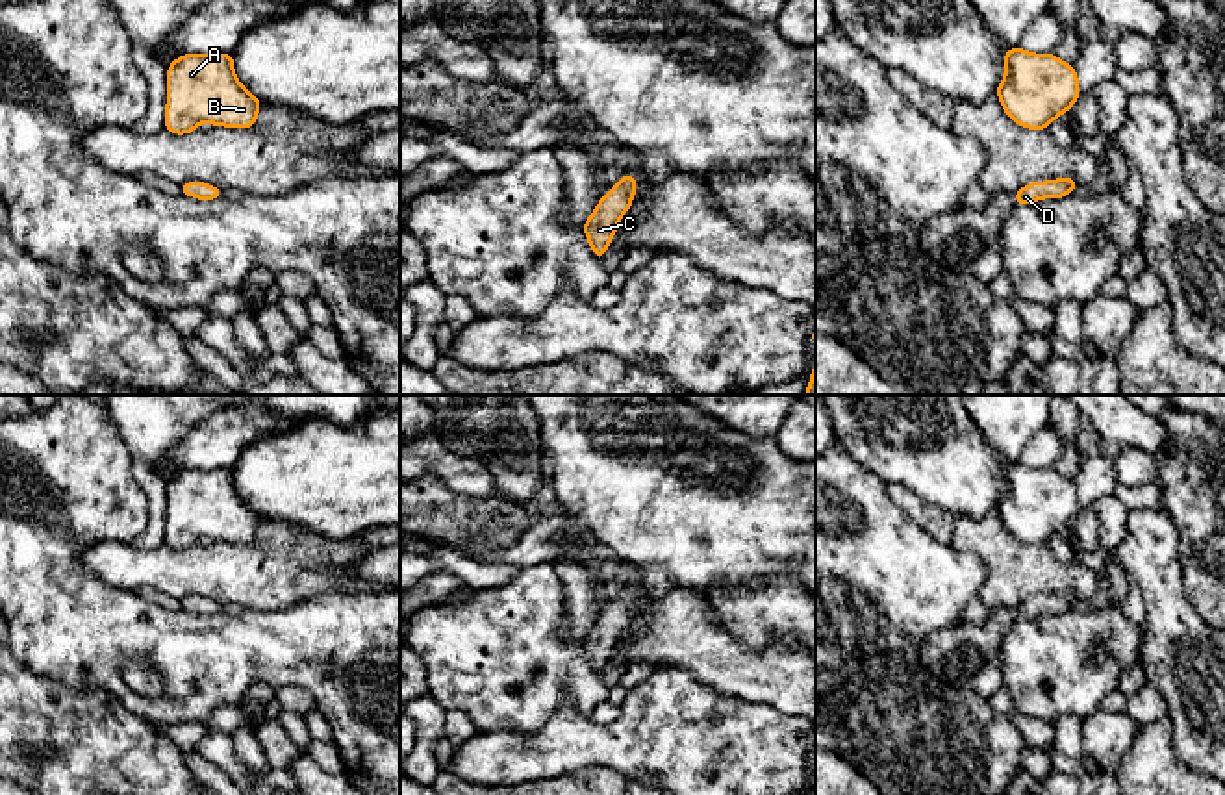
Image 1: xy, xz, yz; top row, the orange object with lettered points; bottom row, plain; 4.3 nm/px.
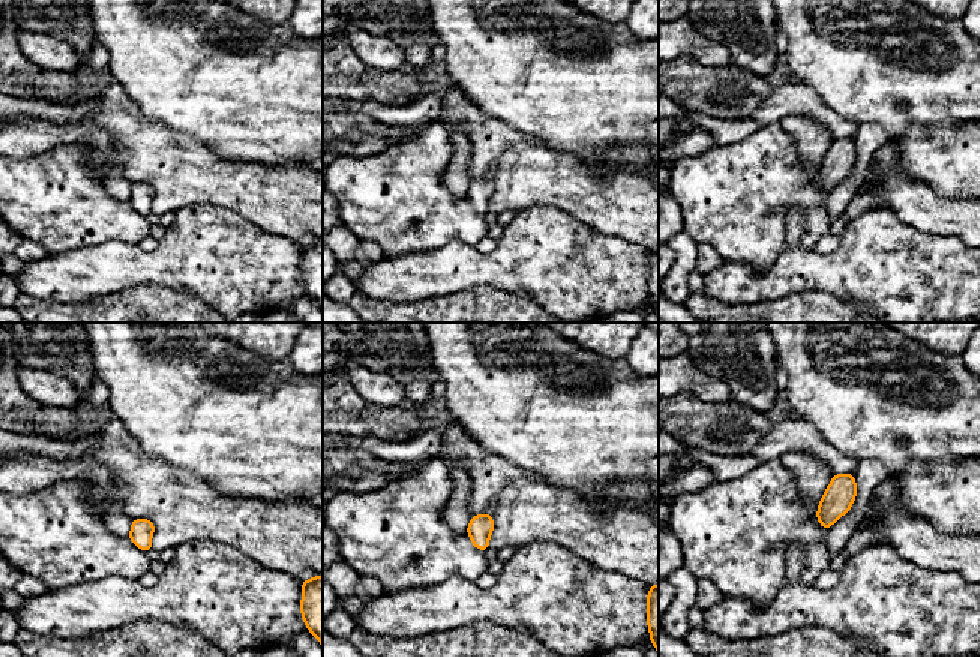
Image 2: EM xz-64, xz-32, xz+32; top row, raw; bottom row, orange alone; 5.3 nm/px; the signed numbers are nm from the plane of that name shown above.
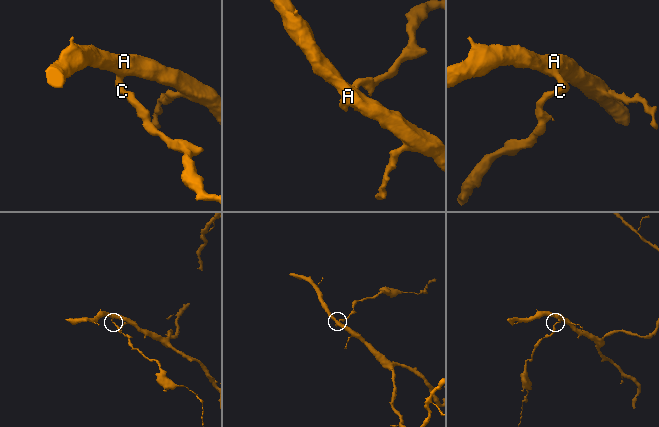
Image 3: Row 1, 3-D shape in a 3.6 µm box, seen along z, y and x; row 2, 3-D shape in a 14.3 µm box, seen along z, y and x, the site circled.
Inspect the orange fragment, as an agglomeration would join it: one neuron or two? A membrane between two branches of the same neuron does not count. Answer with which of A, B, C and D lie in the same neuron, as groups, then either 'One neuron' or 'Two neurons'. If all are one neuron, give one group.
Groups: A B C D. One neuron

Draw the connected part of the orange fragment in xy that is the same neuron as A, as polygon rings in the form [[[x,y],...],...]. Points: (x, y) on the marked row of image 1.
[[[183,54],[167,67],[165,130],[191,133],[200,122],[252,128],[263,104],[235,78],[232,54]]]

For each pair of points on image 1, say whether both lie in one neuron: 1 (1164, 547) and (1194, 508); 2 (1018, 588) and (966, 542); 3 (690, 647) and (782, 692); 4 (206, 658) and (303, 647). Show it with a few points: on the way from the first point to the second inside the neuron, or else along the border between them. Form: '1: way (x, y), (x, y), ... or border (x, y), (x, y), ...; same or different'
1: border (1161, 504), (1177, 532), (1177, 556), (1183, 573); different
2: way (1010, 573), (981, 543); same
3: way (712, 653), (736, 671), (760, 675); same
4: way (230, 651), (241, 647), (278, 647); same

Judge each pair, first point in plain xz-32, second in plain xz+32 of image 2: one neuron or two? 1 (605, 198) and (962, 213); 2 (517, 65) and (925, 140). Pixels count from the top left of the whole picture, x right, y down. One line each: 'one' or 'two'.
1: one
2: two

